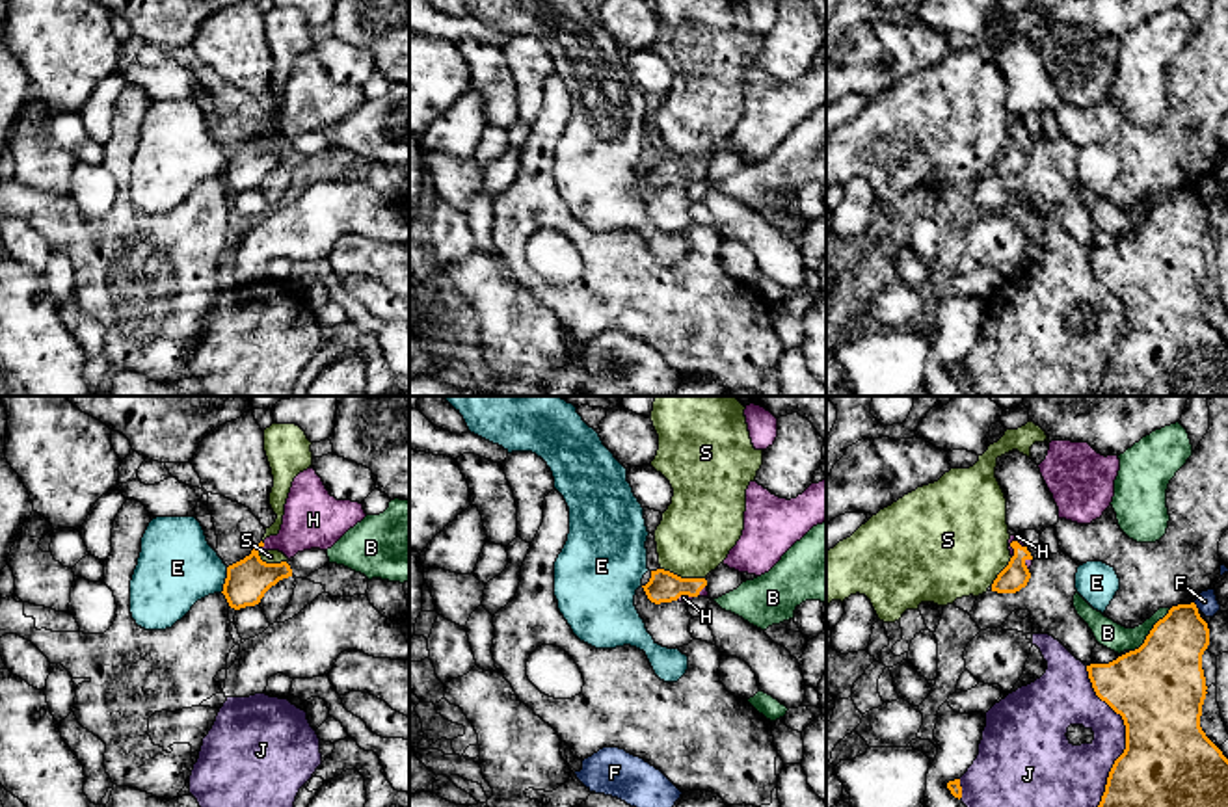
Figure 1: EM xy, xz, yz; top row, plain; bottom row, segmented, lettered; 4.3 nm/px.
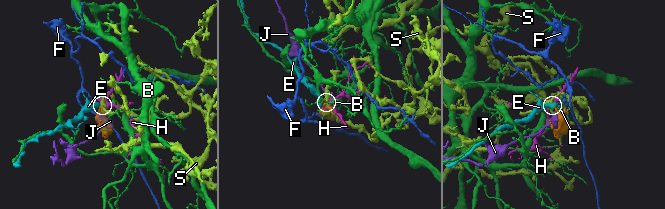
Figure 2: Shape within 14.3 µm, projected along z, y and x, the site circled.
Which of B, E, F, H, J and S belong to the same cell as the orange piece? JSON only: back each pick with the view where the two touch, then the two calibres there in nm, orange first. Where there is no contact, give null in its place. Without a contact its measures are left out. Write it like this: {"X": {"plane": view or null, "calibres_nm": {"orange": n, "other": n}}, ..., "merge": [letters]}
{"H": {"plane": "xy", "calibres_nm": {"orange": 180, "other": 240}}, "merge": ["H"]}

